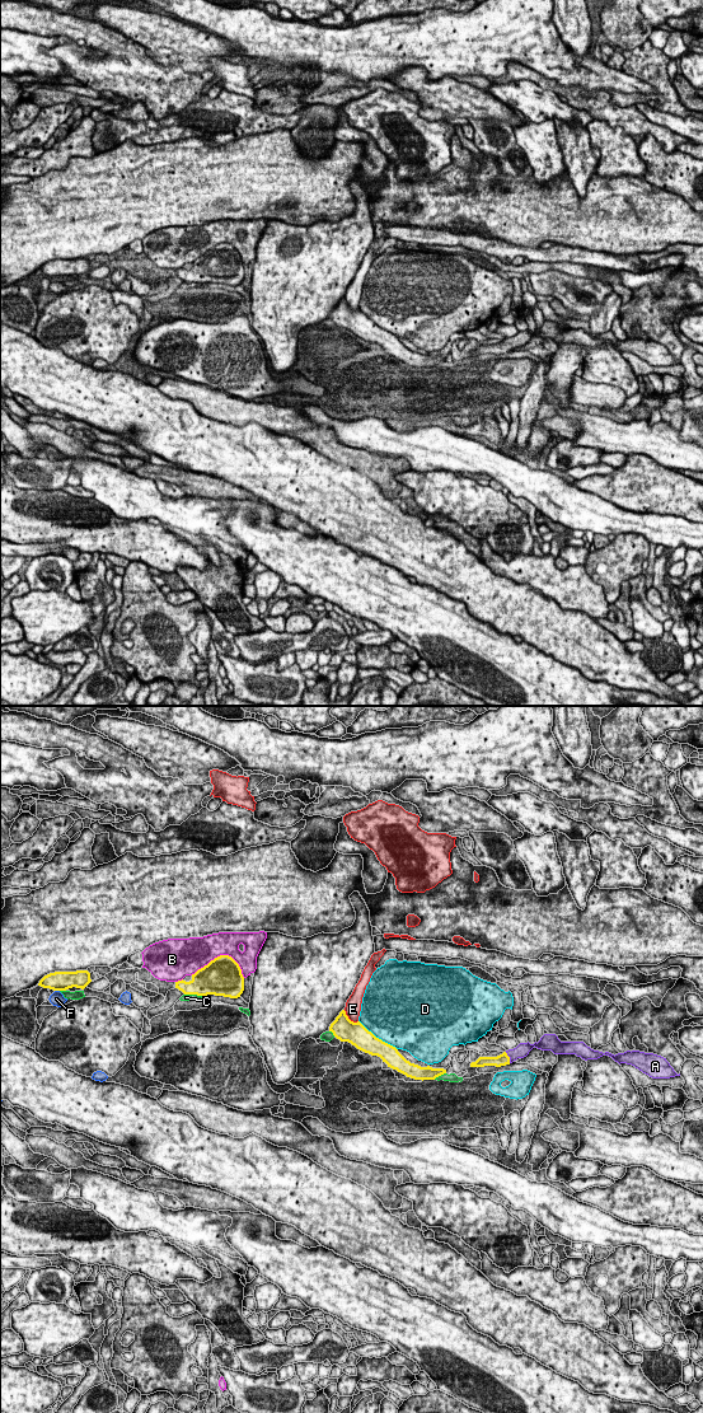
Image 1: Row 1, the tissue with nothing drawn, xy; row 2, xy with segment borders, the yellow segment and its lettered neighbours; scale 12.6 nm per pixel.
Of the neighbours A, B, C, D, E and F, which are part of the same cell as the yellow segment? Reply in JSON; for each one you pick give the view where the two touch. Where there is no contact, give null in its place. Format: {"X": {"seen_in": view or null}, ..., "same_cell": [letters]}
{"A": {"seen_in": "xy"}, "same_cell": ["A"]}

